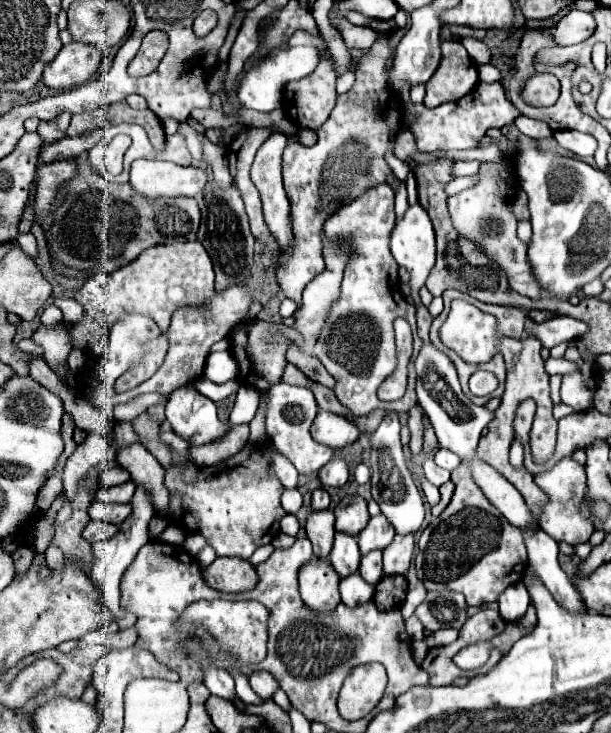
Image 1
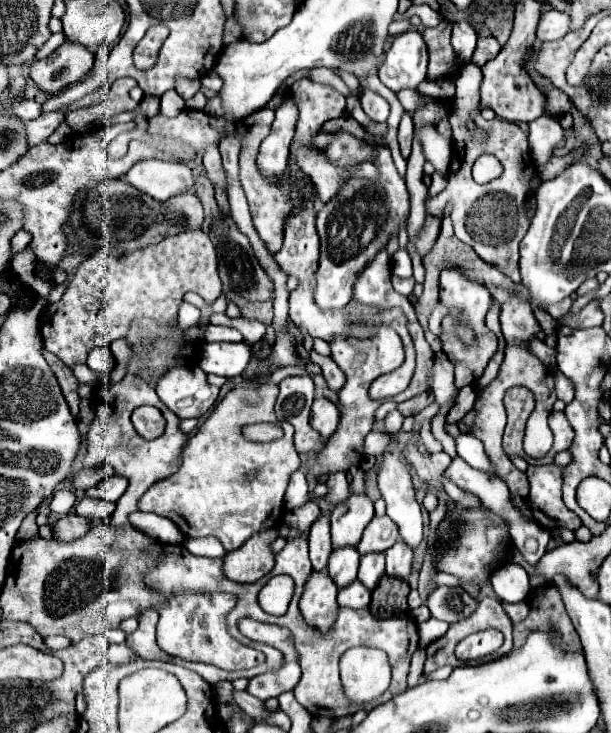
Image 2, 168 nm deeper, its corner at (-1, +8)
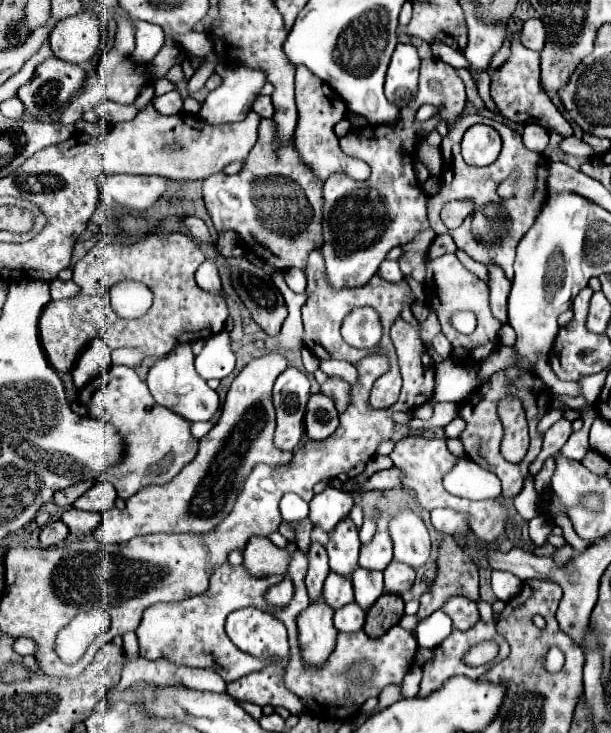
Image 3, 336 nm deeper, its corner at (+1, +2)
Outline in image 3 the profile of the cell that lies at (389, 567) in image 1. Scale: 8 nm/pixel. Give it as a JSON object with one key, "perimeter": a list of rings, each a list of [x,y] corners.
{"perimeter":[[[392,560],[384,570],[384,590],[388,594],[400,596],[402,592],[410,590],[412,584],[414,584],[414,570],[410,566]]]}

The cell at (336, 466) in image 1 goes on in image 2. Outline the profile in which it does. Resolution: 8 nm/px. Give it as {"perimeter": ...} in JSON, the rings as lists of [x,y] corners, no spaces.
{"perimeter":[[[332,472],[332,474],[328,476],[326,486],[330,488],[330,492],[328,492],[328,500],[330,500],[332,504],[340,504],[346,496],[350,496],[348,480],[346,480],[346,472]]]}

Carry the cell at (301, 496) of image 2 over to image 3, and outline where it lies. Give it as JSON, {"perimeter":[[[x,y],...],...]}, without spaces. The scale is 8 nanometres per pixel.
{"perimeter":[[[286,494],[280,502],[280,512],[286,522],[298,522],[308,518],[308,502],[296,494]]]}

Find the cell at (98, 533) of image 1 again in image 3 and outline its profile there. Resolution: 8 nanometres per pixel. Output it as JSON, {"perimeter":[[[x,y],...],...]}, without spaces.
{"perimeter":[[[60,520],[58,522],[50,522],[40,532],[40,544],[44,548],[52,548],[52,546],[60,544],[62,540],[66,540],[66,536],[68,536],[68,528]]]}

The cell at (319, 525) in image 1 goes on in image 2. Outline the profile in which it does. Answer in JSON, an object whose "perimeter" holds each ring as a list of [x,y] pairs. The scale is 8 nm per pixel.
{"perimeter":[[[320,516],[310,532],[308,532],[308,540],[310,540],[310,560],[312,560],[312,568],[314,570],[324,570],[328,564],[328,556],[332,552],[332,542],[330,542],[330,520],[328,516]]]}

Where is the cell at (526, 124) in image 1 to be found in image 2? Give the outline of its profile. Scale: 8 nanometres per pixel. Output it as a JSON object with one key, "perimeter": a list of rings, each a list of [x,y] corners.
{"perimeter":[[[548,114],[530,122],[530,154],[534,162],[544,164],[552,156],[552,150],[564,140],[564,128],[560,122]]]}

